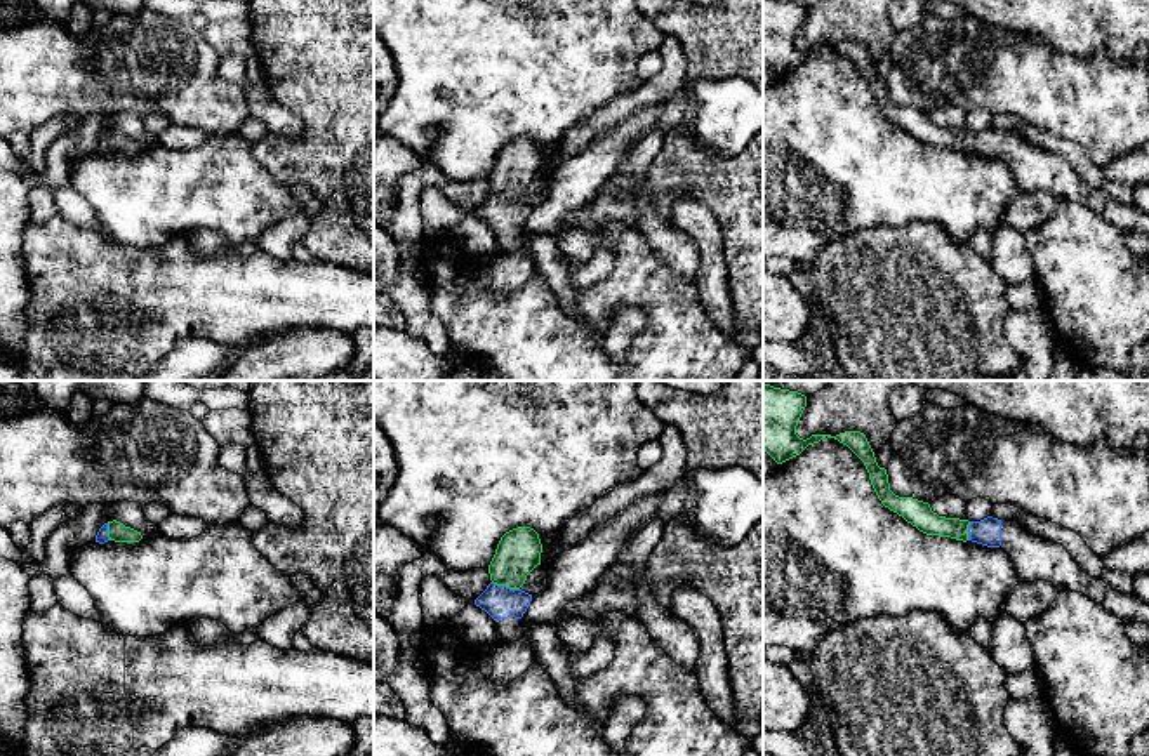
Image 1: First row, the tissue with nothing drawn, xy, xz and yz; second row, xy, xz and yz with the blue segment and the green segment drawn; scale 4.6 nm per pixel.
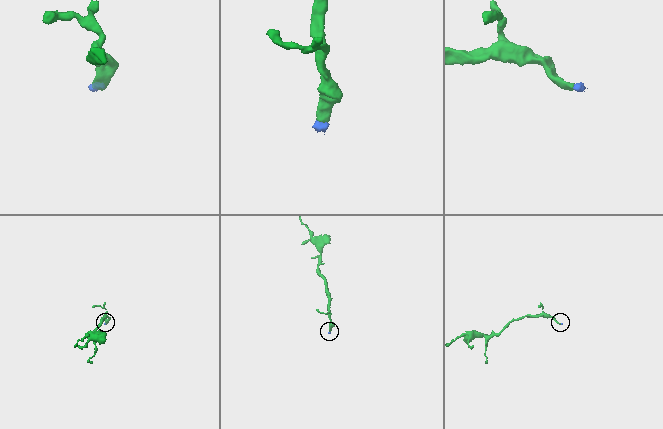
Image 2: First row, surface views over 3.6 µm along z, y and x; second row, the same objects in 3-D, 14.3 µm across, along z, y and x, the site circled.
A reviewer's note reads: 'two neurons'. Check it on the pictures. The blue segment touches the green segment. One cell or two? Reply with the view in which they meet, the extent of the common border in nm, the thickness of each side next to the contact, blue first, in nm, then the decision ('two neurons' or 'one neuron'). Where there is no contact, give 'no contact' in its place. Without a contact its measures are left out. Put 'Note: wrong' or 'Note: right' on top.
Note: wrong
meets blue in xz; contact 130 nm long; 160 nm thick on the blue side, 200 nm on the other; one neuron

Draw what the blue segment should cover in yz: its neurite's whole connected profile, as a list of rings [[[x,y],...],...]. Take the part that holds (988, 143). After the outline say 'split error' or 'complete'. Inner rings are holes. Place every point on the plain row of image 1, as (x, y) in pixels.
[[[763,0],[763,63],[767,63],[777,75],[782,75],[800,66],[808,56],[819,54],[822,49],[834,49],[847,56],[866,76],[871,96],[885,118],[902,127],[907,134],[916,137],[927,146],[951,148],[956,151],[972,151],[987,158],[1001,158],[1012,170],[1015,184],[1020,193],[1046,191],[1052,193],[1059,202],[1076,202],[1099,214],[1112,226],[1128,233],[1144,233],[1149,236],[1149,217],[1142,214],[1135,205],[1121,205],[1107,196],[1100,188],[1090,188],[1073,170],[1062,155],[1046,151],[1043,148],[1029,144],[1017,132],[998,130],[987,127],[980,132],[968,132],[960,129],[939,127],[932,122],[928,113],[899,108],[890,101],[888,85],[885,78],[880,78],[874,63],[860,42],[845,42],[836,47],[831,45],[812,45],[803,50],[796,45],[798,31],[807,17],[807,7],[789,0]]] | split error

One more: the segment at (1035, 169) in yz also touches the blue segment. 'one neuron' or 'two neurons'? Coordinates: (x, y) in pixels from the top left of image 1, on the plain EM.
one neuron

